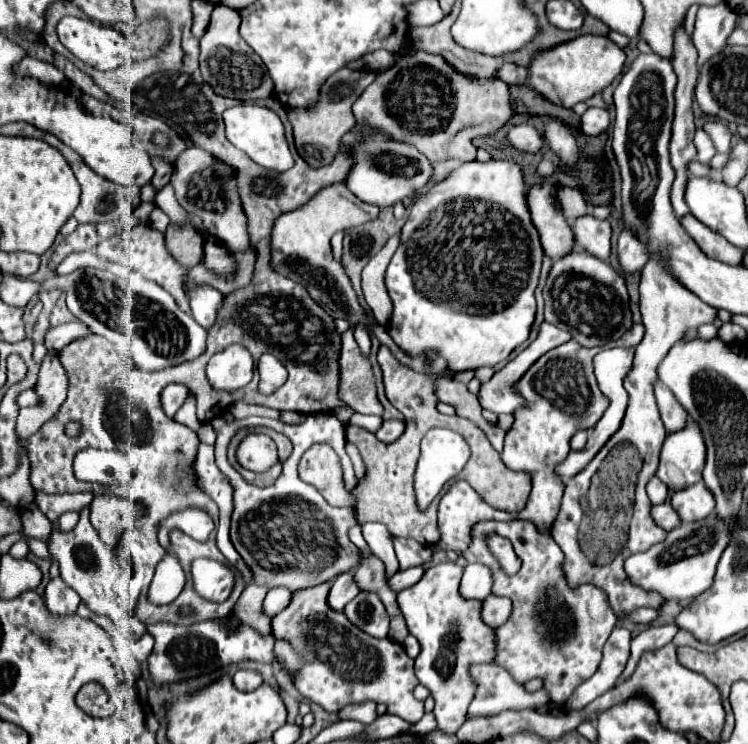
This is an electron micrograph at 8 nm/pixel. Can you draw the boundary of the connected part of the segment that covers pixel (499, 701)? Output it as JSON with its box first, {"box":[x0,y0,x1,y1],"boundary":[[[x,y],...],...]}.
{"box":[468,665,550,717],"boundary":[[[470,665],[470,677],[474,679],[476,695],[470,703],[468,717],[492,717],[506,709],[534,709],[550,703],[543,688],[534,693],[524,691],[498,665]]]}

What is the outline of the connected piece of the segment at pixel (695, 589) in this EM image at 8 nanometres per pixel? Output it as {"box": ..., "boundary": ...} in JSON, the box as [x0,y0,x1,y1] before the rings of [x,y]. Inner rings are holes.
{"box":[624,515,728,601],"boundary":[[[708,515],[696,523],[682,523],[668,533],[662,543],[656,543],[644,553],[636,553],[626,559],[624,569],[628,579],[644,591],[654,591],[662,599],[682,601],[694,599],[712,585],[716,563],[728,543],[728,527],[714,515]]]}

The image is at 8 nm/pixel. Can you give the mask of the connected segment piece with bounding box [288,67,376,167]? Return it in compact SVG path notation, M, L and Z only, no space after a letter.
M340 69L334 75L326 79L326 83L320 89L318 101L308 109L290 109L288 119L292 127L296 129L296 151L298 155L310 165L310 167L324 167L330 165L338 153L340 137L356 123L352 115L352 103L362 95L362 91L368 87L370 81L374 81L376 73L372 71L354 71L354 69Z

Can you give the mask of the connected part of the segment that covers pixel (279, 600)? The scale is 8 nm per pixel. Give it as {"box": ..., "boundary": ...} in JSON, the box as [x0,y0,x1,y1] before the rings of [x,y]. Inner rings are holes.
{"box":[264,587,292,617],"boundary":[[[286,587],[270,589],[266,599],[264,599],[264,613],[268,617],[274,617],[278,611],[282,611],[290,603],[290,597],[292,597],[292,591]]]}

